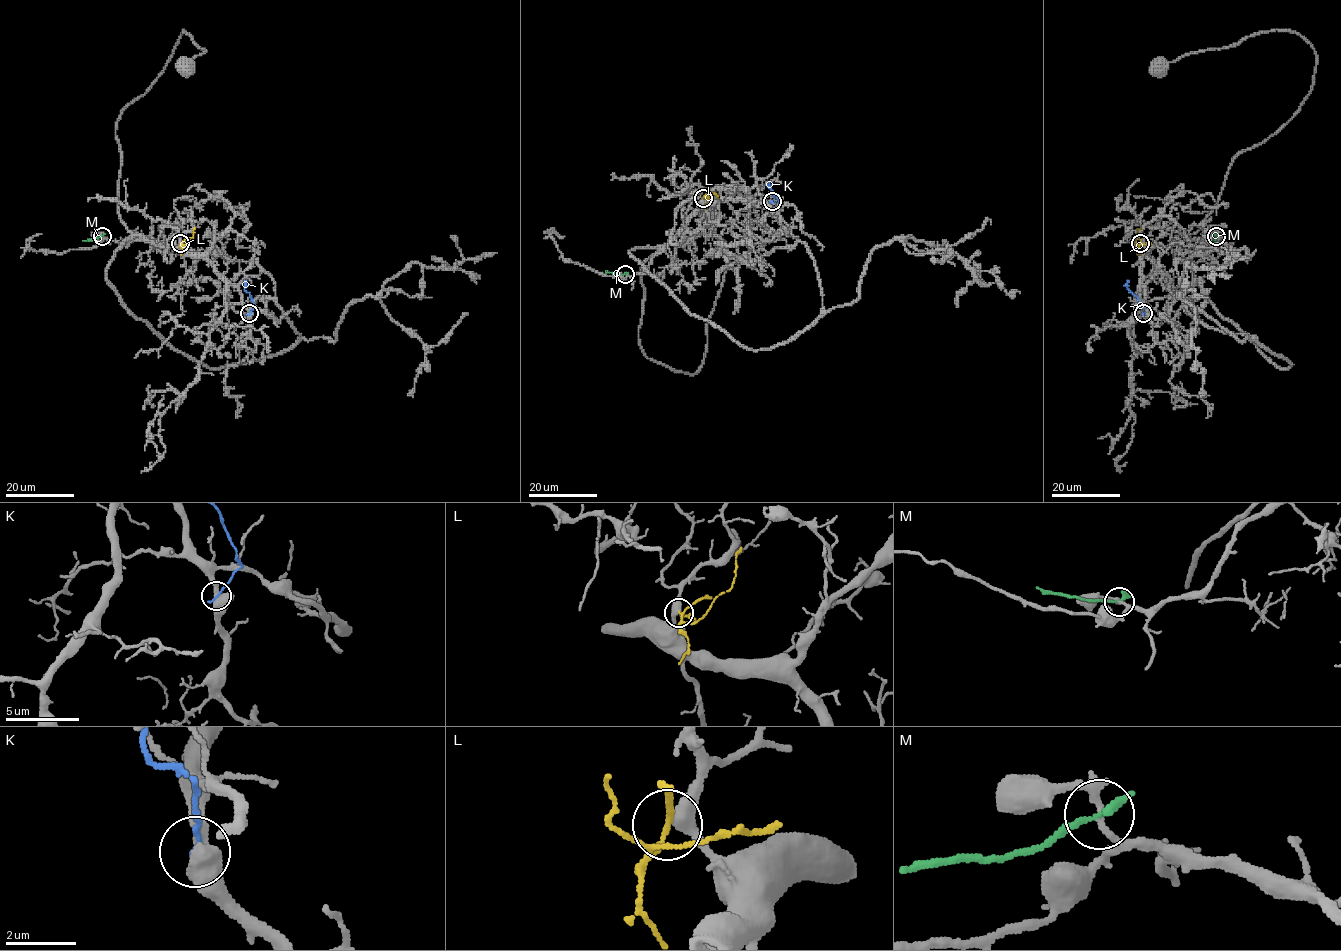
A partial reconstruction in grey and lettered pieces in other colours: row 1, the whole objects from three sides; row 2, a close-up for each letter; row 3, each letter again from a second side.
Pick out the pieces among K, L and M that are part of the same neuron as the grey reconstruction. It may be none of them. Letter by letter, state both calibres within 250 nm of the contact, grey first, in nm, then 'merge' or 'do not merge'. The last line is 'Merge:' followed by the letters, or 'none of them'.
K: calibres 500 and 170 nm; do not merge
L: calibres 360 and 120 nm; do not merge
M: calibres 200 and 320 nm; do not merge
Merge: none of them

